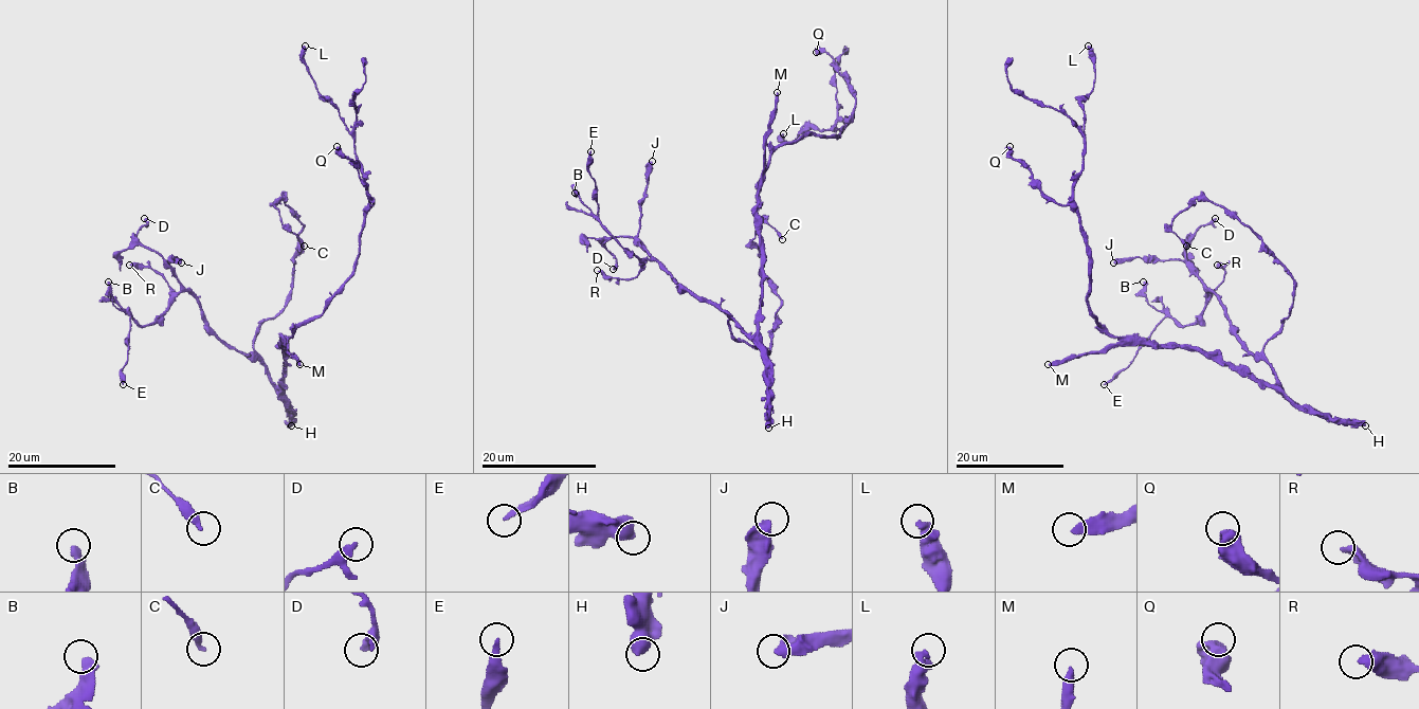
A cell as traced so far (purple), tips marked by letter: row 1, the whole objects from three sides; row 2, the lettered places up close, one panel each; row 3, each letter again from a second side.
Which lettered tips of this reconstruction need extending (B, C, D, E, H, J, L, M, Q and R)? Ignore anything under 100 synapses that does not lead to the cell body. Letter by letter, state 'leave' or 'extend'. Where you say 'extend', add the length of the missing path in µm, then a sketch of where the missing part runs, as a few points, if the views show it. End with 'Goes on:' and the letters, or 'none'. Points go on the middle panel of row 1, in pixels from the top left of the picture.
B: leave
C: leave
D: leave
E: leave
H: leave
J: leave
L: leave
M: extend; missing 90 µm
Q: leave
R: leave
Goes on: M

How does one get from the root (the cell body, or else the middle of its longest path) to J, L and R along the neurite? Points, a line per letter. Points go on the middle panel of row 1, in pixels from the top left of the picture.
J: (760, 237), (761, 306), (757, 331), (747, 333), (728, 315), (684, 288), (637, 237), (640, 200), (652, 161)
L: (760, 237), (757, 193), (768, 157), (802, 135), (838, 135), (851, 120), (808, 126), (793, 141), (783, 133)
R: (760, 237), (761, 306), (755, 333), (701, 302), (655, 260), (647, 260), (631, 279), (606, 277), (597, 270)

